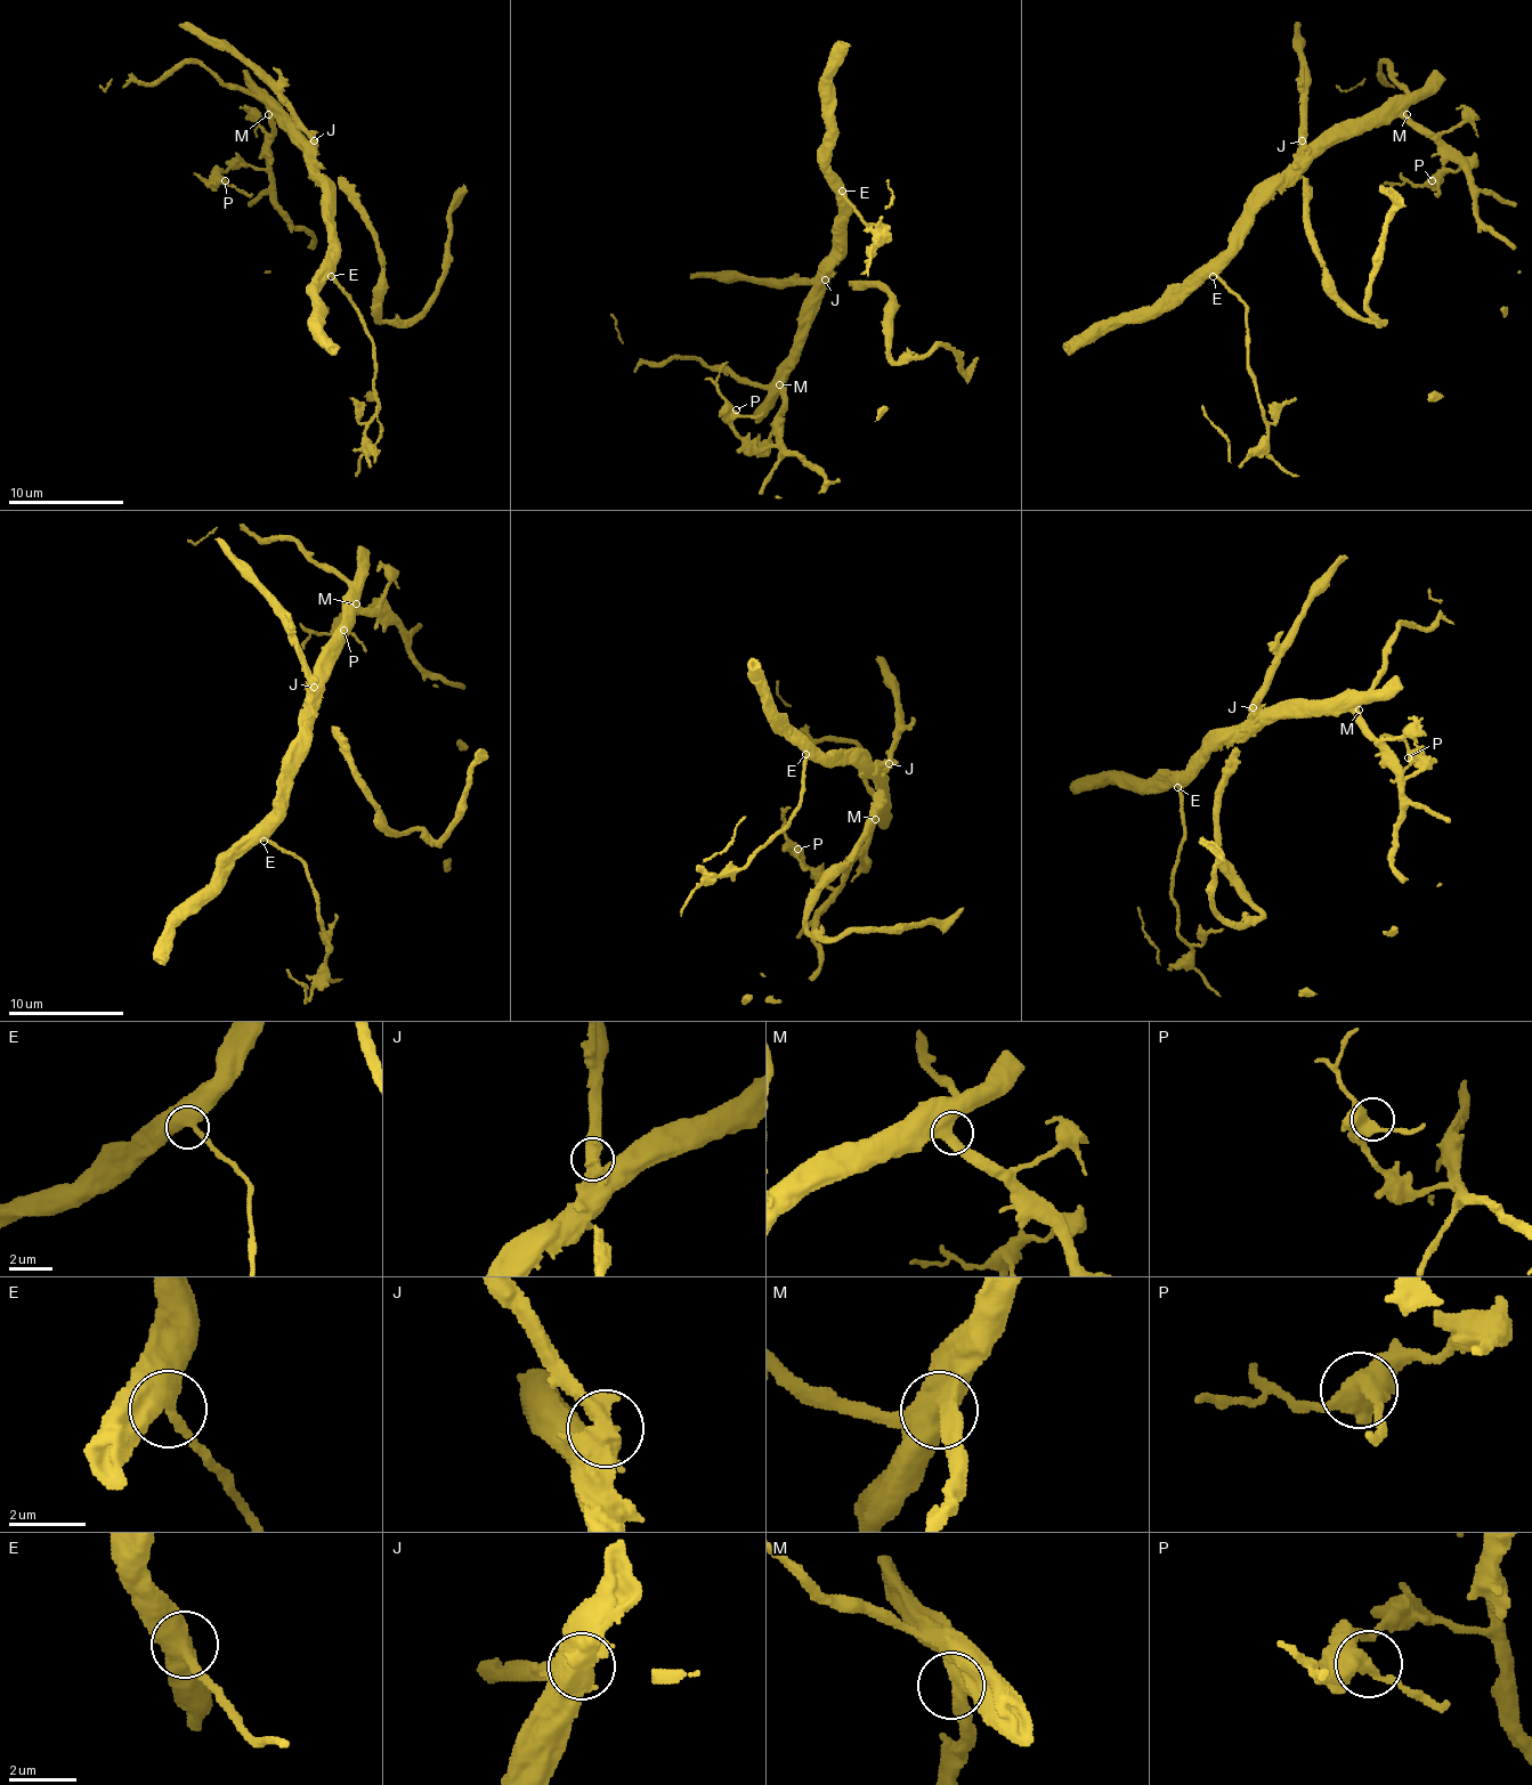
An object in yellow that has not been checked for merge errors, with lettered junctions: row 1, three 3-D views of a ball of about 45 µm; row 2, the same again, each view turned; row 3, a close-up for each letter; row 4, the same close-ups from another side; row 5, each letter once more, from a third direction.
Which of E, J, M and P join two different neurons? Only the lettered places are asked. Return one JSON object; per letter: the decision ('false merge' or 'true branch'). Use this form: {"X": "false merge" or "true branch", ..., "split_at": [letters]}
{"E": "true branch", "J": "false merge", "M": "true branch", "P": "true branch", "split_at": ["J"]}

